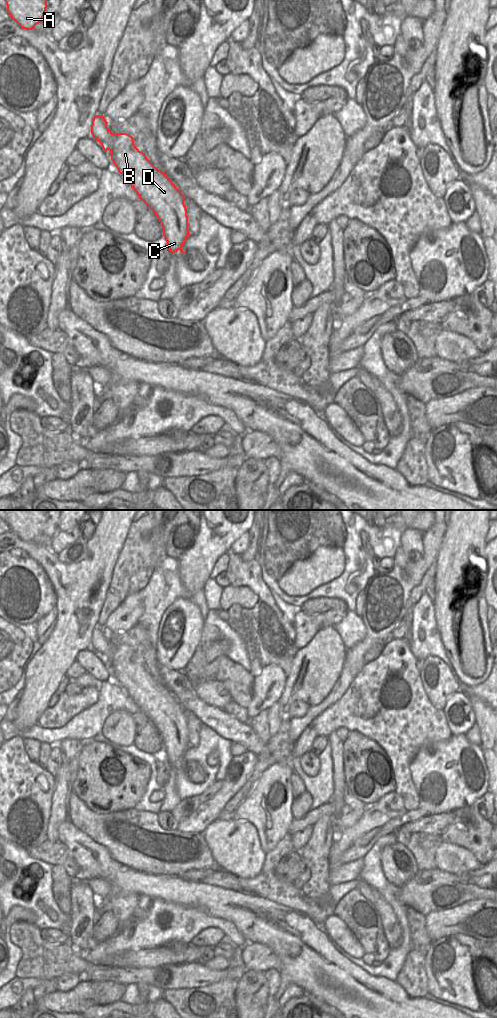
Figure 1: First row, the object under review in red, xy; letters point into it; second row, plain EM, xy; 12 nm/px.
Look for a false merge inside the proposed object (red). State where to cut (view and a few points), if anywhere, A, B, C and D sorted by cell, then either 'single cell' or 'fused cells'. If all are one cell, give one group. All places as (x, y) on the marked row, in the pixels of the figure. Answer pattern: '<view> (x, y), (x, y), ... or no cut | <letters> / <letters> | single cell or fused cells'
no cut | A B C D | single cell

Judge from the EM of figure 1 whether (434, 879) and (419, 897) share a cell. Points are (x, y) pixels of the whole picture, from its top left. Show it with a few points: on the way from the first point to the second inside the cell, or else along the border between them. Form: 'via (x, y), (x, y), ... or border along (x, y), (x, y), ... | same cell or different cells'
via (433, 883), (423, 893) | same cell

